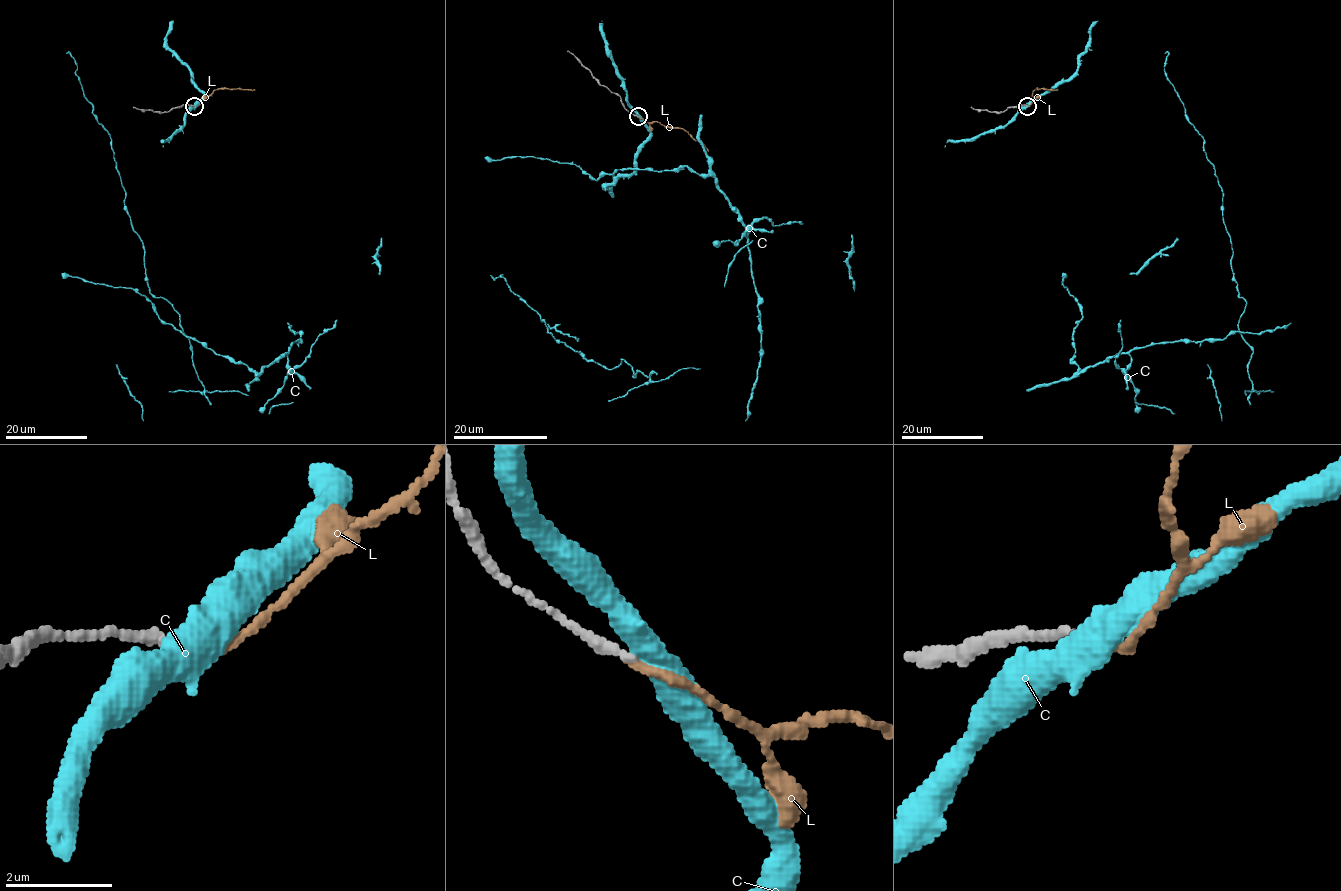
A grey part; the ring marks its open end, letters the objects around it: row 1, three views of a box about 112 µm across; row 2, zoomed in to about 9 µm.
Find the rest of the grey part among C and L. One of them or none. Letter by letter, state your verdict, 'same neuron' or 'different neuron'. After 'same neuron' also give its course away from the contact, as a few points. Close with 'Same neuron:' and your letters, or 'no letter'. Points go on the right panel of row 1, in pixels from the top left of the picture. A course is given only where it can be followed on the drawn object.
C: different neuron
L: different neuron
Same neuron: no letter

